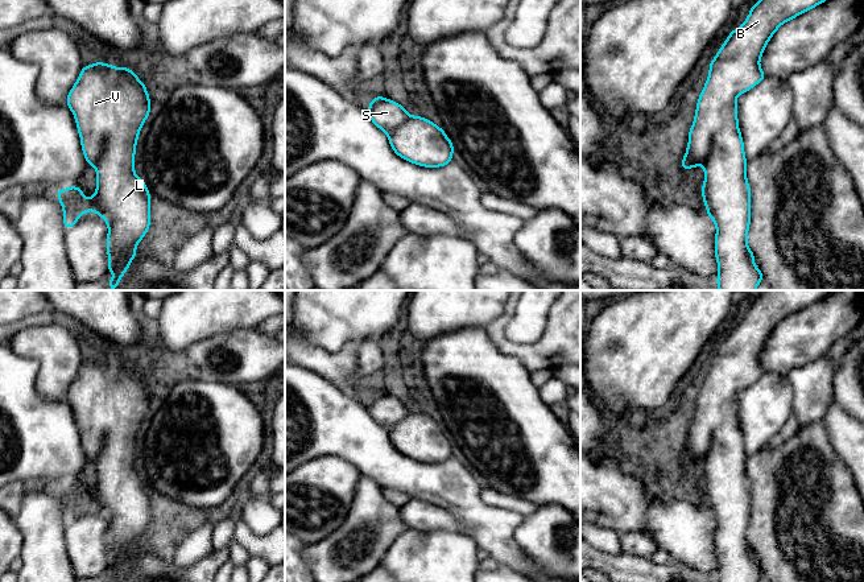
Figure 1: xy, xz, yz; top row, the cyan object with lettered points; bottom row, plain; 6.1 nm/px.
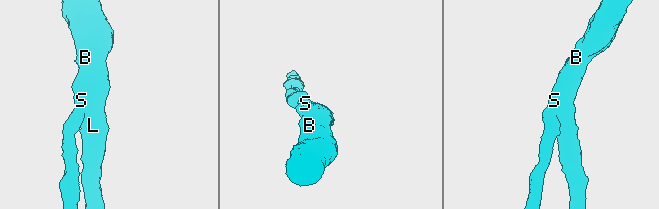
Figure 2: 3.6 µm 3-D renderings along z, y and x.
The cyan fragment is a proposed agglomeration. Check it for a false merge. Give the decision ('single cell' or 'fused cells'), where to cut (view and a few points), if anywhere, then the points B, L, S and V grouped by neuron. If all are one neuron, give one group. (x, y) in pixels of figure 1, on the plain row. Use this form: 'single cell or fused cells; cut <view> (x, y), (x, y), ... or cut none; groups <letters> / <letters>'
single cell; cut none; groups B L S V

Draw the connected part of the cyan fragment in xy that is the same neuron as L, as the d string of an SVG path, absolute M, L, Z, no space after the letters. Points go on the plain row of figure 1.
M96 356L83 362L70 385L66 400L70 403L80 432L80 441L88 461L96 465L96 487L88 496L79 482L57 486L63 504L65 524L71 524L88 505L100 511L108 521L108 566L116 574L107 574L109 582L117 582L135 554L136 541L150 523L150 488L145 476L135 469L135 449L140 425L150 409L146 381L127 362L113 363Z

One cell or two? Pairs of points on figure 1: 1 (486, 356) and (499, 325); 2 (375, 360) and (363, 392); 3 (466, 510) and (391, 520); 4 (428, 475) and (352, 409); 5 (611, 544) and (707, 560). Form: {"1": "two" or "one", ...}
{"1": "two", "2": "two", "3": "two", "4": "one", "5": "two"}

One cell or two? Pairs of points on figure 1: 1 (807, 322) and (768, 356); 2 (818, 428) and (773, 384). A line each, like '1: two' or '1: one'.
1: one
2: two

